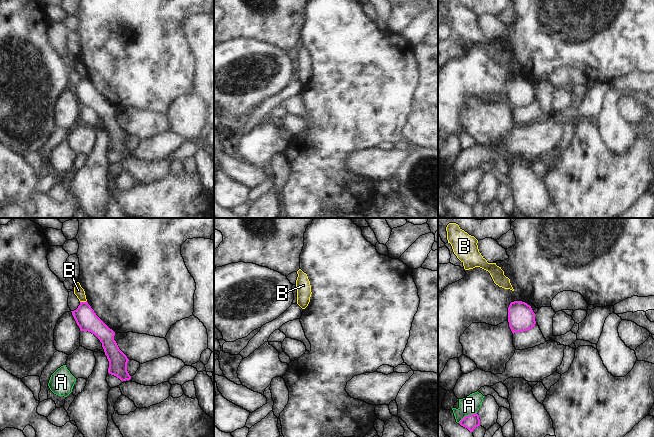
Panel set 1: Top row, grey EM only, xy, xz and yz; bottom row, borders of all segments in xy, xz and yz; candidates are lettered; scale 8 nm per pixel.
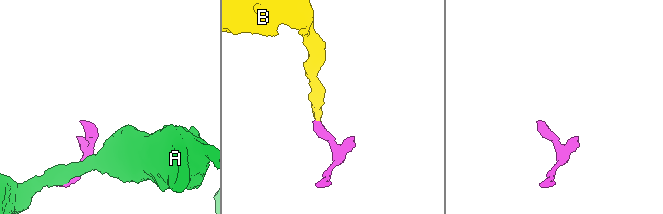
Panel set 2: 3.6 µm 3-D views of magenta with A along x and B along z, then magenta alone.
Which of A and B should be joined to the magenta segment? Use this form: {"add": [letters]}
{"add": []}

